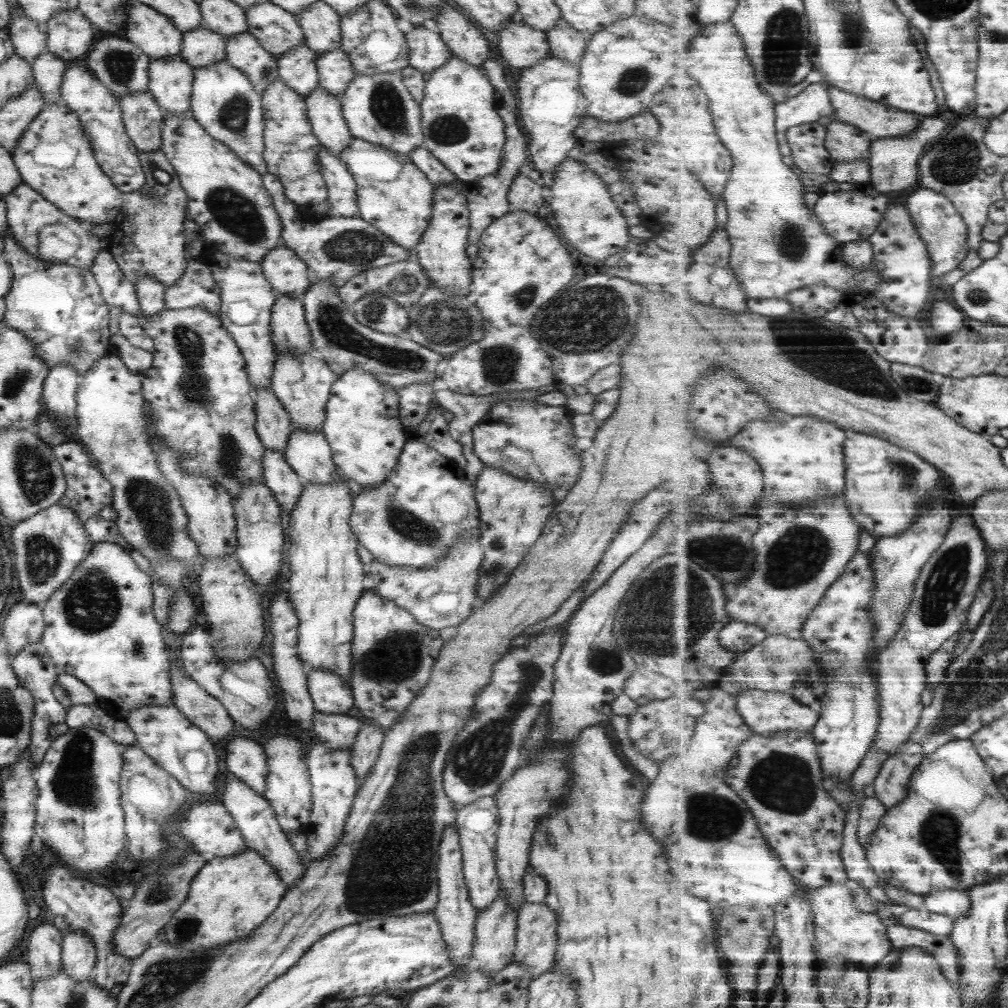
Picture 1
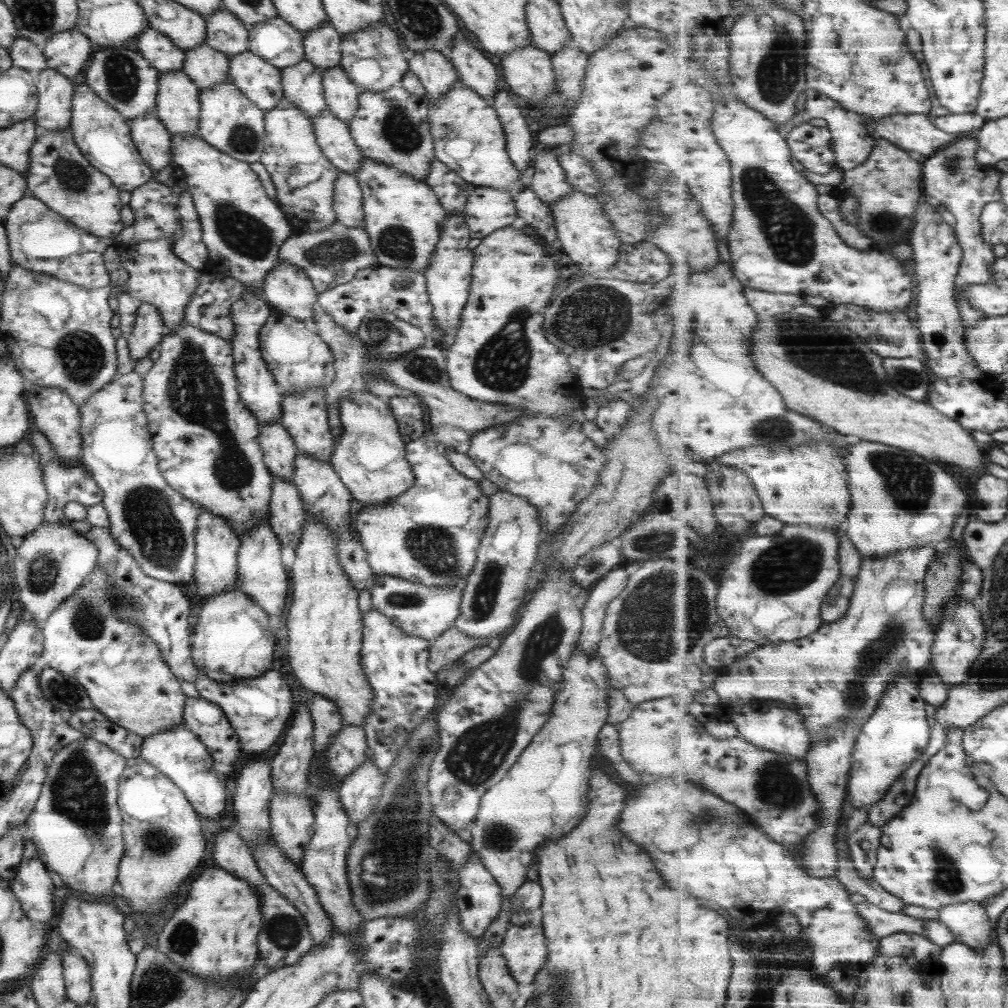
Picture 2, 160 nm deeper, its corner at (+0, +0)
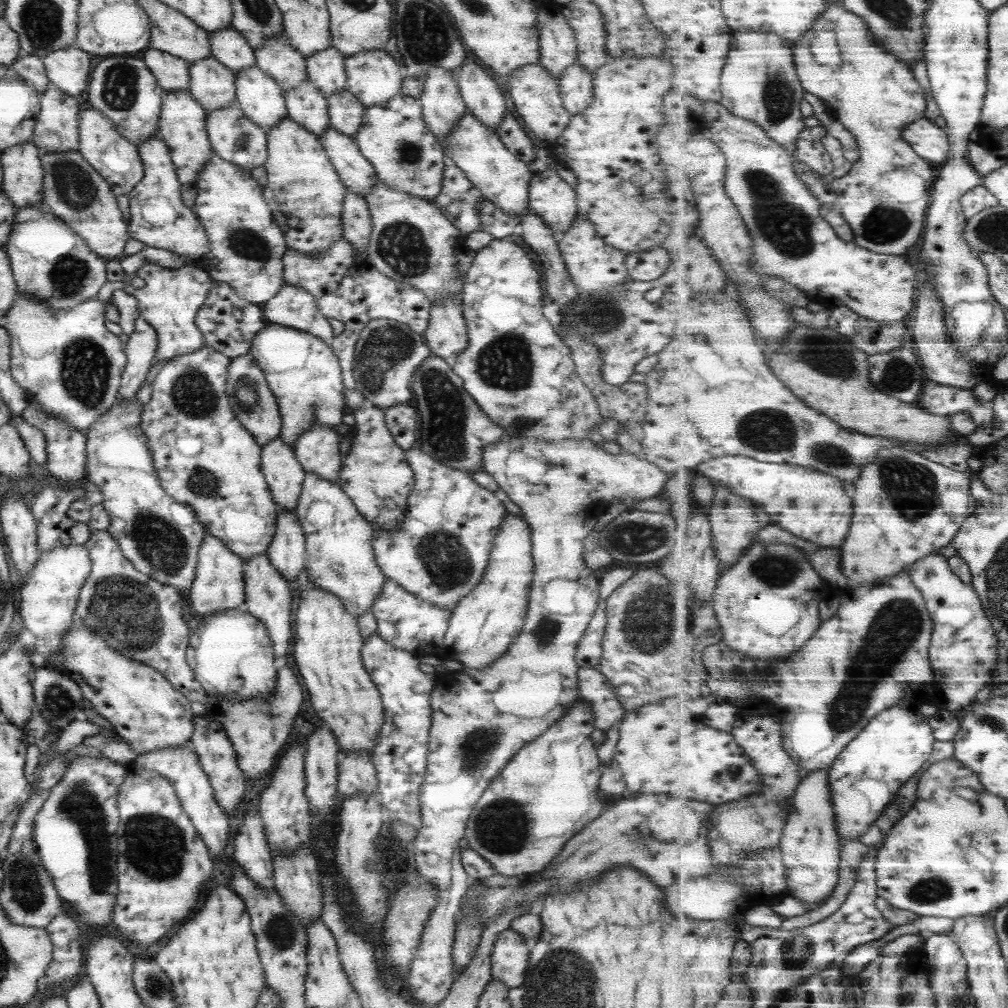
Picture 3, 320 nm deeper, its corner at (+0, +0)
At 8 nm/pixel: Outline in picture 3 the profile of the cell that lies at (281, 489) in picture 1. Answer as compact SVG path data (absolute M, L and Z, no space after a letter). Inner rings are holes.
M277 509L273 536L266 555L272 568L290 583L305 566L305 537L294 511Z

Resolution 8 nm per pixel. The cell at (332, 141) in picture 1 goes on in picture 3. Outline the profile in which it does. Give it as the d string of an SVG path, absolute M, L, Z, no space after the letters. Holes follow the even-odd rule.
M331 128L325 129L319 140L346 190L361 197L367 194L378 180L373 167L359 152L354 140Z

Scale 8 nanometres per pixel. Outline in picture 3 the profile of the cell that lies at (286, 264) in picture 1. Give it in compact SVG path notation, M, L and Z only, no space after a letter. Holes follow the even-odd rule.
M283 282L275 296L261 304L262 315L269 323L308 332L329 344L333 338L333 330L319 312L315 301L316 298L300 286Z

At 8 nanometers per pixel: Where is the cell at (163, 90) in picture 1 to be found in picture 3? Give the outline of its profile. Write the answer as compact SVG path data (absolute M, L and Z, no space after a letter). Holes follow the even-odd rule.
M186 88L175 92L166 91L161 103L156 132L169 149L169 158L180 184L193 184L199 171L203 168L204 161L212 152L205 132L205 117L205 110L201 108L200 104L197 104Z

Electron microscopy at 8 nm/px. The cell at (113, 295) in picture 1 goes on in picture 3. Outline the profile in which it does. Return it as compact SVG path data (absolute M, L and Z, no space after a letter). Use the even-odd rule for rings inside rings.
M207 344L195 352L166 360L150 384L149 400L139 406L139 428L147 439L146 447L151 453L162 490L173 501L191 508L205 533L217 538L233 554L247 561L256 554L266 552L273 536L277 507L259 467L260 446L235 418L225 394L229 361L229 357Z

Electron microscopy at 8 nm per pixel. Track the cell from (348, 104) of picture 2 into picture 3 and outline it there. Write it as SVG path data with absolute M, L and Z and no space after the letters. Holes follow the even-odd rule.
M344 87L335 94L325 96L328 127L351 139L355 137L365 107Z

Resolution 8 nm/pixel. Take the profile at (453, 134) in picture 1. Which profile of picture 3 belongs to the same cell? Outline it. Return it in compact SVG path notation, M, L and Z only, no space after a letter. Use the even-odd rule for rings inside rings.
M466 110L443 138L440 145L444 156L449 157L454 165L464 172L465 178L480 192L482 198L509 216L519 218L526 211L527 189L533 173L525 167L526 163L517 160L515 155L503 146L494 130L487 129Z

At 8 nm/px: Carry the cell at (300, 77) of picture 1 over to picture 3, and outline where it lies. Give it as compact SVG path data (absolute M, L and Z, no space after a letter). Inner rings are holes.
M302 80L288 91L284 91L286 116L319 138L328 127L326 98L309 80Z

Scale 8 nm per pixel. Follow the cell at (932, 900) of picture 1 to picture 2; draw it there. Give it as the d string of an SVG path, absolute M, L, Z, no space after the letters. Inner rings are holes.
M958 902L944 906L940 912L940 921L946 924L956 940L963 940L973 949L987 949L994 940L994 928L985 906L977 902Z

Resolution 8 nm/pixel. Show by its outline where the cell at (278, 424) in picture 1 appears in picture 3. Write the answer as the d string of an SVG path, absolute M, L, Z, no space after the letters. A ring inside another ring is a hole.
M278 436L266 442L260 447L259 467L277 509L293 511L297 497L300 494L304 470L295 460L292 447L288 444L283 444Z

